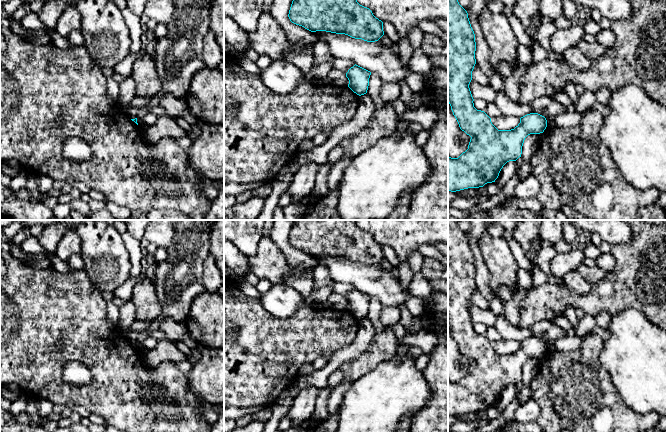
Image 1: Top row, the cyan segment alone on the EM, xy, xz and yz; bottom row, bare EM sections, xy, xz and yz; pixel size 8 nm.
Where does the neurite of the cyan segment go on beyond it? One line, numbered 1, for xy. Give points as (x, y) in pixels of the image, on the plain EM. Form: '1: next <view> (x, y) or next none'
1: next none

